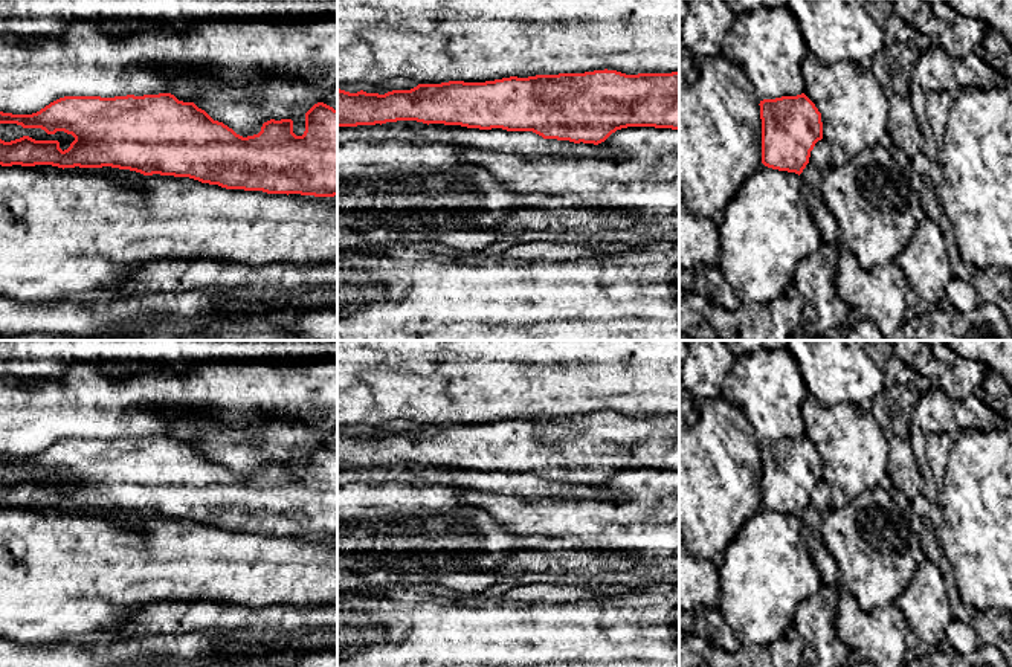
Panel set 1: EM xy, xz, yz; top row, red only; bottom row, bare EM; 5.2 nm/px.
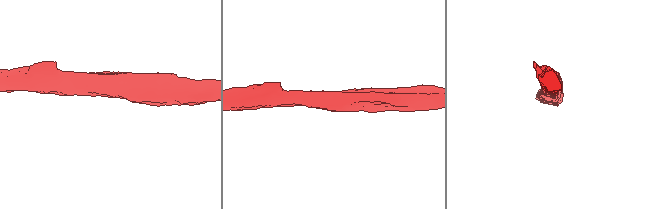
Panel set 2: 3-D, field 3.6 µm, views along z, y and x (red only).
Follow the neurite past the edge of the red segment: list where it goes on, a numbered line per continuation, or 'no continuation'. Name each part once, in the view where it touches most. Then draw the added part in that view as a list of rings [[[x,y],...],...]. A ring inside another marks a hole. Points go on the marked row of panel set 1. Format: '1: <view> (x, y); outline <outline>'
no continuation

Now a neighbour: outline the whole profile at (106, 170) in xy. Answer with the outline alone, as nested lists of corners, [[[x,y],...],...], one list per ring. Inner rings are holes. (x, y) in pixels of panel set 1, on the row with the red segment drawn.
[[[102,166],[102,168],[64,168],[66,171],[89,171],[89,172],[101,172],[101,174],[119,174],[121,177],[127,177],[131,179],[134,176],[143,176],[140,172],[136,171],[130,171],[130,169],[119,169],[119,168],[111,168],[111,166]]]

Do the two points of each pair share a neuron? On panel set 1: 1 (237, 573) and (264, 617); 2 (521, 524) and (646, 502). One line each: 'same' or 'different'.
1: different
2: same

